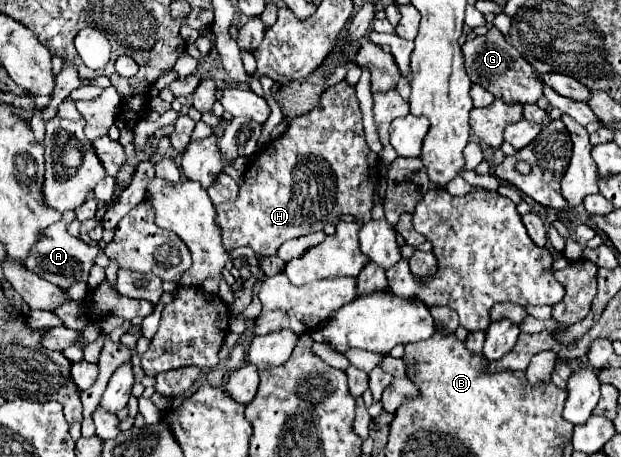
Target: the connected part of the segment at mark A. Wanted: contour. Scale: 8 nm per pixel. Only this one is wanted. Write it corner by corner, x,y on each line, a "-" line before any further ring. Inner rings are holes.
73,210
65,211
60,221
56,221
44,229
44,235
40,235
36,247
32,247
32,251
28,253
28,259
24,259
24,267
28,271
40,275
42,279
46,279
62,289
68,289
76,281
88,281
88,271
94,265
94,257
98,255
98,247
90,247
66,231
68,222
74,219

